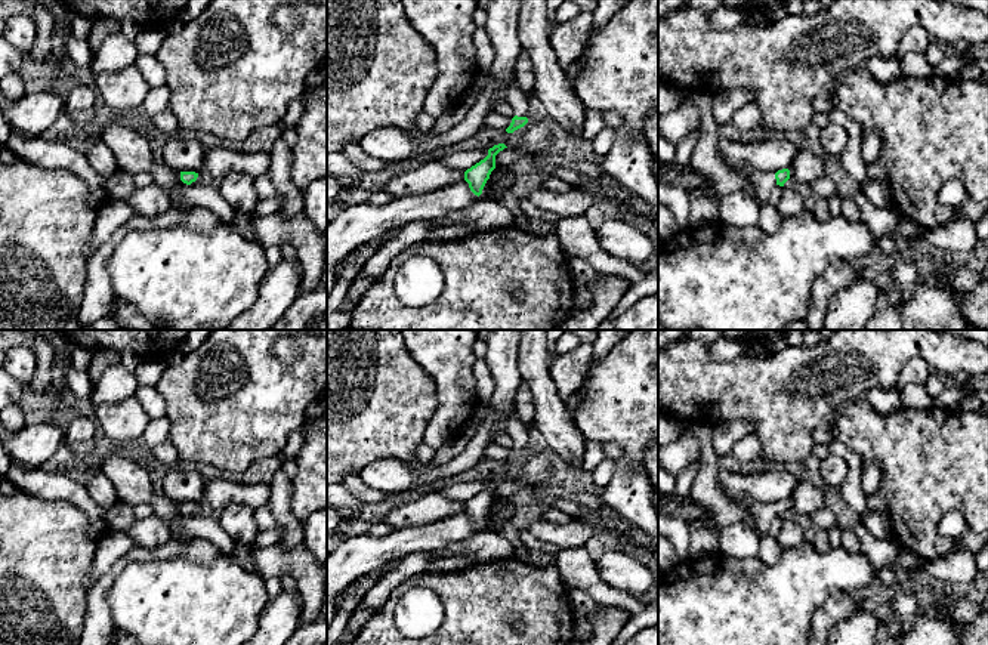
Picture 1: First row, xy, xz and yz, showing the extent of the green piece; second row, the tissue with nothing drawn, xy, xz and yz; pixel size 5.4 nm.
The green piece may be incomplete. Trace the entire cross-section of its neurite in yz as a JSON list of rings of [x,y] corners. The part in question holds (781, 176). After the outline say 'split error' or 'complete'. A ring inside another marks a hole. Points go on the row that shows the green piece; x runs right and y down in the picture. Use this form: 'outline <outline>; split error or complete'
outline [[[735,169],[735,173],[744,176],[748,180],[748,183],[754,188],[756,201],[760,209],[768,204],[772,189],[776,185],[784,186],[784,183],[790,179],[788,169],[778,170],[776,173],[774,172],[757,173],[745,169]]]; split error

